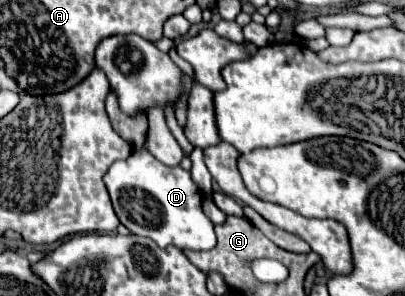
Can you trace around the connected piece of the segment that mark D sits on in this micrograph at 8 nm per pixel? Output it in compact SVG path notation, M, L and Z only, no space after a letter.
M147 149L133 153L123 161L115 161L103 177L111 195L119 221L133 233L153 239L159 247L175 245L179 249L207 251L215 247L215 231L211 219L203 213L203 195L191 173L181 167L167 167Z

